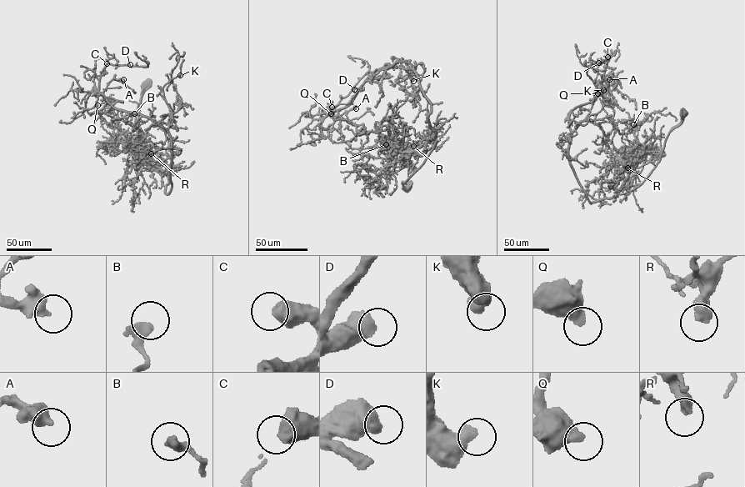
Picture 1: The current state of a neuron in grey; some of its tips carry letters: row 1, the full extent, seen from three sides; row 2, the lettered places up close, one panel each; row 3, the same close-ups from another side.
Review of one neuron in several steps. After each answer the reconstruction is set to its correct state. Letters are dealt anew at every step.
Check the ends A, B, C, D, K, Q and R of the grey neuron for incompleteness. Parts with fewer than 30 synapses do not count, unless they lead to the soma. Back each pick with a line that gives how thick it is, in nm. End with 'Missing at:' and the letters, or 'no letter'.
Missing at: no letter

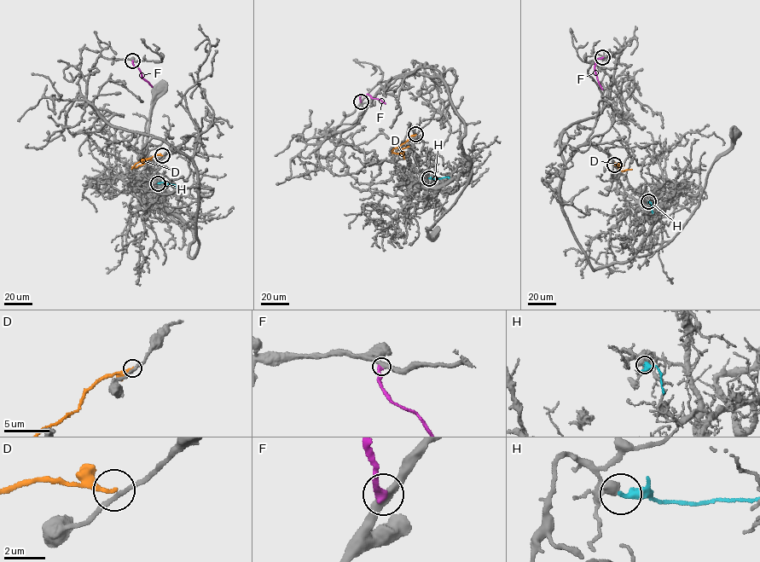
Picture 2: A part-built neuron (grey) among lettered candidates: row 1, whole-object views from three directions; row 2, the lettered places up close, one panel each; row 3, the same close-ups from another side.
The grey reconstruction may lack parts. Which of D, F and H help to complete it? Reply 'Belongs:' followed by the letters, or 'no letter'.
Belongs: no letter

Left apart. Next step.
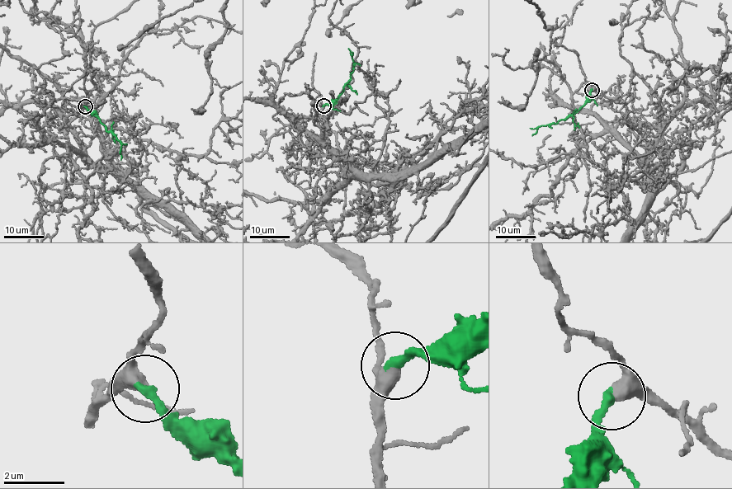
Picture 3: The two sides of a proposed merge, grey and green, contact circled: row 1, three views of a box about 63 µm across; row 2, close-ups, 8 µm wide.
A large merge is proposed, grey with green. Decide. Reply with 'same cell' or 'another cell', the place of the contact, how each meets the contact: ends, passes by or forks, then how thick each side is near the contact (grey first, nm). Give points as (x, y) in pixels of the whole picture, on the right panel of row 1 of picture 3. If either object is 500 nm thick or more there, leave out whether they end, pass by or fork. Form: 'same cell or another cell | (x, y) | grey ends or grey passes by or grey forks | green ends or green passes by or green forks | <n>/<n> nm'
same cell | (592, 90) | grey passes by | green ends | 340/320 nm

